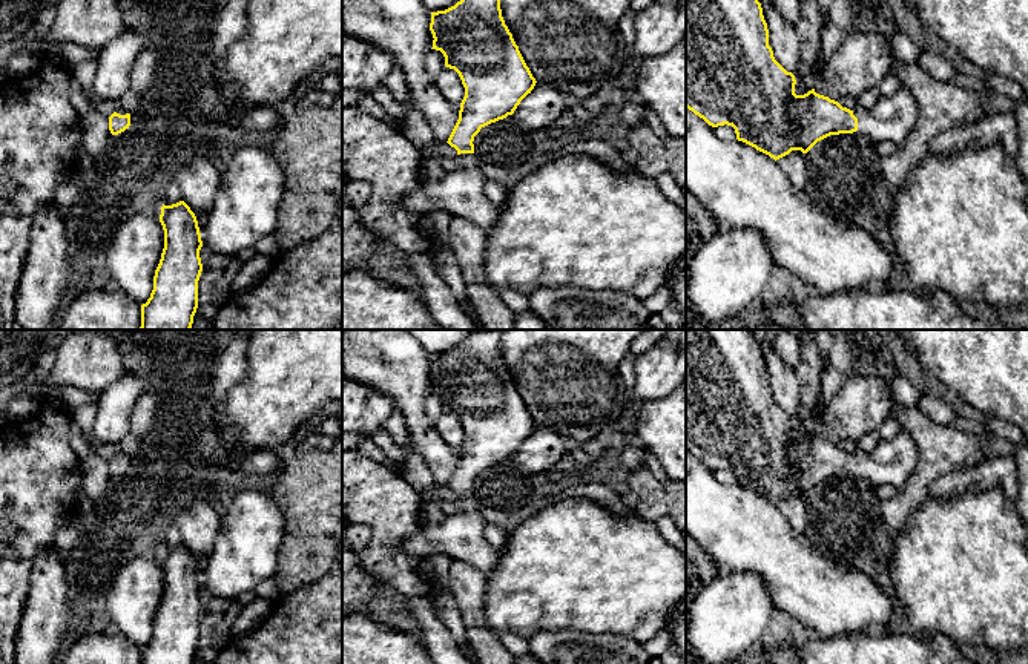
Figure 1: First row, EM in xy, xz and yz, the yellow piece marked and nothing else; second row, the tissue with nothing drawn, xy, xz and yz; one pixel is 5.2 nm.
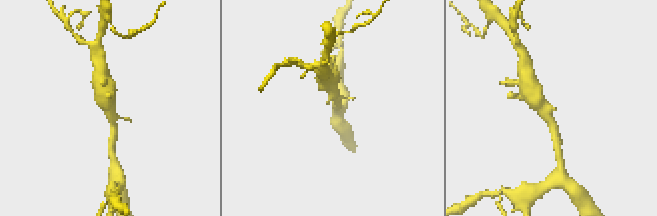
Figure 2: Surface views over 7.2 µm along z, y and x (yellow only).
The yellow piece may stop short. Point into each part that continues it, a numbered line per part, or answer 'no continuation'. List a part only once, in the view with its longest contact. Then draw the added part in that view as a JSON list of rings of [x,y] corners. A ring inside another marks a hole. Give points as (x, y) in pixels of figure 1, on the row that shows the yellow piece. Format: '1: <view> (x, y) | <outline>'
1: yz (893, 117) | [[[899,87],[890,97],[879,97],[871,107],[858,106],[853,115],[858,118],[856,132],[871,143],[888,140],[902,146],[918,120],[919,107],[913,94]]]

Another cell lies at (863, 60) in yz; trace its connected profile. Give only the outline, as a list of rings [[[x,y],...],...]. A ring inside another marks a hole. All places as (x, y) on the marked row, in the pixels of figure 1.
[[[855,32],[845,35],[839,49],[824,60],[815,92],[839,101],[845,95],[861,97],[890,74],[890,35]]]

